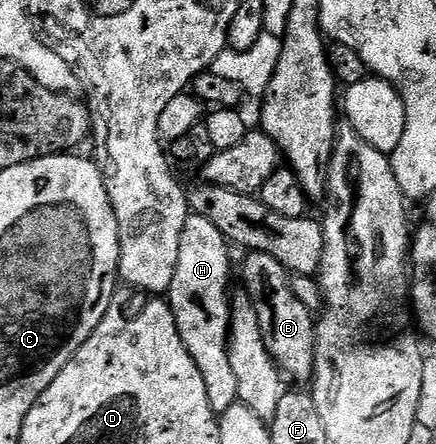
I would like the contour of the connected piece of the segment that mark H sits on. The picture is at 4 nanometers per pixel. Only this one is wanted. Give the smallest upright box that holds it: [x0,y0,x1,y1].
[168,214,238,414]

